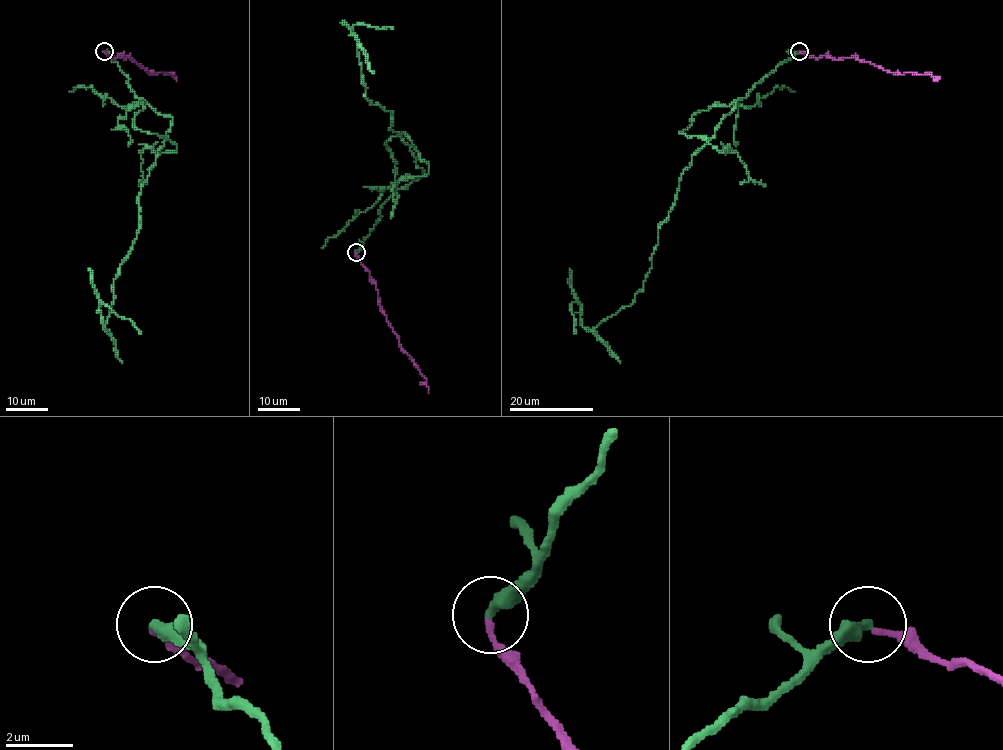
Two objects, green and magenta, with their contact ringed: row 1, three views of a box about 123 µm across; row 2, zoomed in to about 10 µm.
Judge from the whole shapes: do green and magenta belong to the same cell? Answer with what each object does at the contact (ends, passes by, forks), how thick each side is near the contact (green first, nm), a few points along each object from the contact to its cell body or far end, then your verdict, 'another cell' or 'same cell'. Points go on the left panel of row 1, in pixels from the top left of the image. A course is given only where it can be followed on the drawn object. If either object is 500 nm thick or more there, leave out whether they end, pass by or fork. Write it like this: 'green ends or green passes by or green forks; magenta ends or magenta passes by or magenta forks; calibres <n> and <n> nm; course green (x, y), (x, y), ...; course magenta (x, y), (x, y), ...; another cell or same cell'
green ends; magenta ends; calibres 420 and 170 nm; course green (103, 51), (137, 97), (172, 118), (139, 193), (140, 226), (113, 281), (105, 329), (99, 306), (141, 333); course magenta (103, 52), (114, 58), (128, 57), (148, 73), (174, 74), (177, 77); another cell

